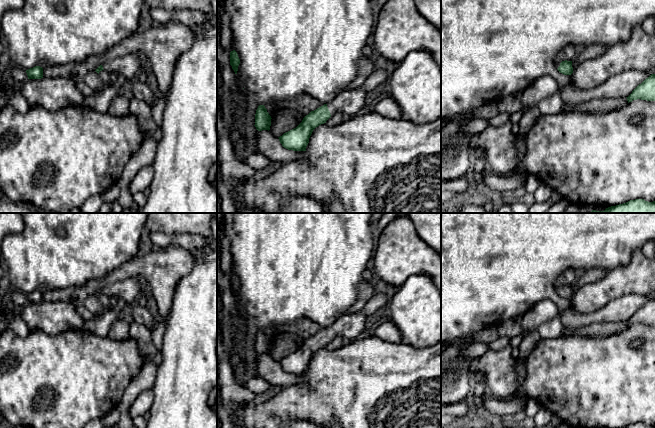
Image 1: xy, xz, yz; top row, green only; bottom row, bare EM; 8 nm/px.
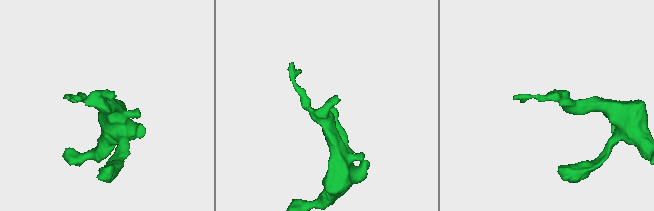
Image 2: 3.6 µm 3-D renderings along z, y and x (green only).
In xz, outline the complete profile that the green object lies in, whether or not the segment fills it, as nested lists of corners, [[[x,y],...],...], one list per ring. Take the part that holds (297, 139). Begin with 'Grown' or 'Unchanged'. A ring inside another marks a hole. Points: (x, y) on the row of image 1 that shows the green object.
Grown. [[[360,88],[344,90],[327,104],[311,111],[294,129],[278,137],[282,146],[288,150],[306,151],[309,138],[313,130],[326,121],[336,112],[356,114],[365,105],[366,92]]]

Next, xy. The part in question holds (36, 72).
Unchanged. [[[35,66],[26,70],[28,79],[41,79],[43,78],[43,68],[40,66]]]

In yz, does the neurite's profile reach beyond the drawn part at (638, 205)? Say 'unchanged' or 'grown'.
unchanged

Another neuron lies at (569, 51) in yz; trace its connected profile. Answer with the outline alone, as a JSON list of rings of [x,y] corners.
[[[568,45],[566,47],[564,47],[564,54],[565,54],[565,57],[566,57],[566,60],[567,61],[572,61],[575,59],[575,47],[572,46],[572,45]]]

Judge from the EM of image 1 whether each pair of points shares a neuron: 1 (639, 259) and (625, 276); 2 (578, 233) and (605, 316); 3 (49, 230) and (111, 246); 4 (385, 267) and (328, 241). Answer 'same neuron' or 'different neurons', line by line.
1: same neuron
2: different neurons
3: same neuron
4: different neurons

